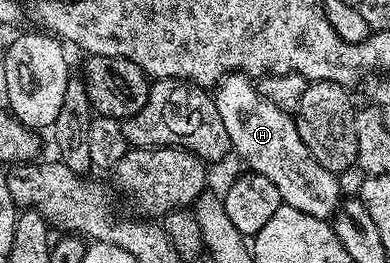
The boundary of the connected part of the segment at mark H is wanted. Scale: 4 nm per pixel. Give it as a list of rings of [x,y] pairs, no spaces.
[[[231,72],[219,81],[215,88],[215,99],[219,118],[223,118],[223,126],[227,129],[227,138],[231,138],[233,152],[241,155],[253,167],[250,169],[256,175],[266,176],[275,182],[282,204],[303,210],[303,214],[311,214],[320,220],[329,220],[337,215],[343,203],[338,173],[324,168],[311,154],[311,150],[307,150],[303,138],[299,138],[296,119],[286,109],[267,102],[267,98],[258,94],[256,83],[240,72]]]

